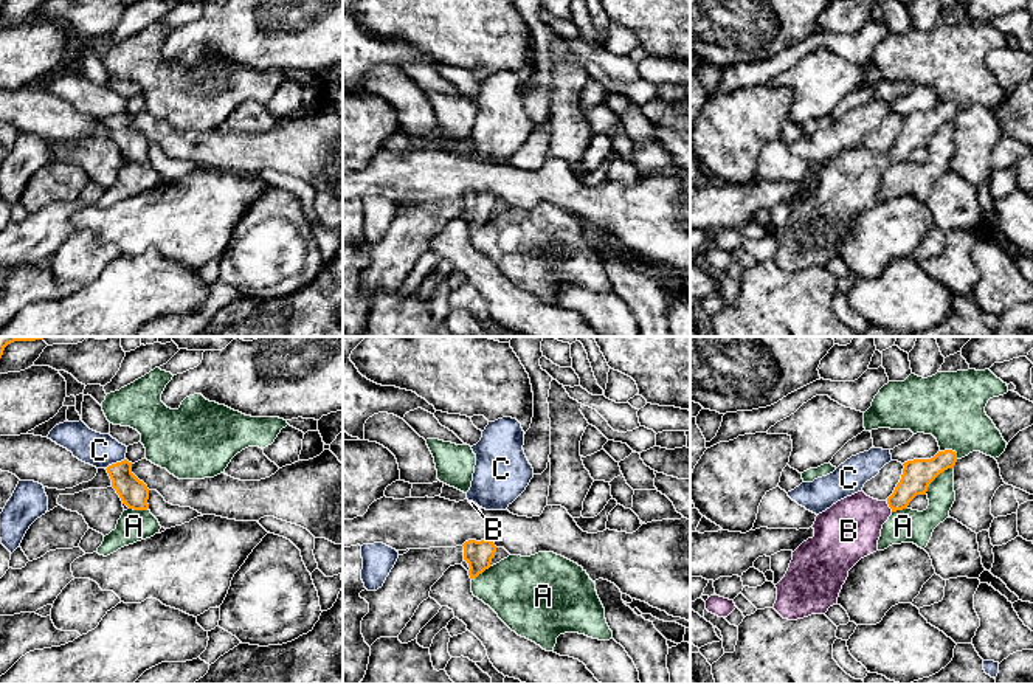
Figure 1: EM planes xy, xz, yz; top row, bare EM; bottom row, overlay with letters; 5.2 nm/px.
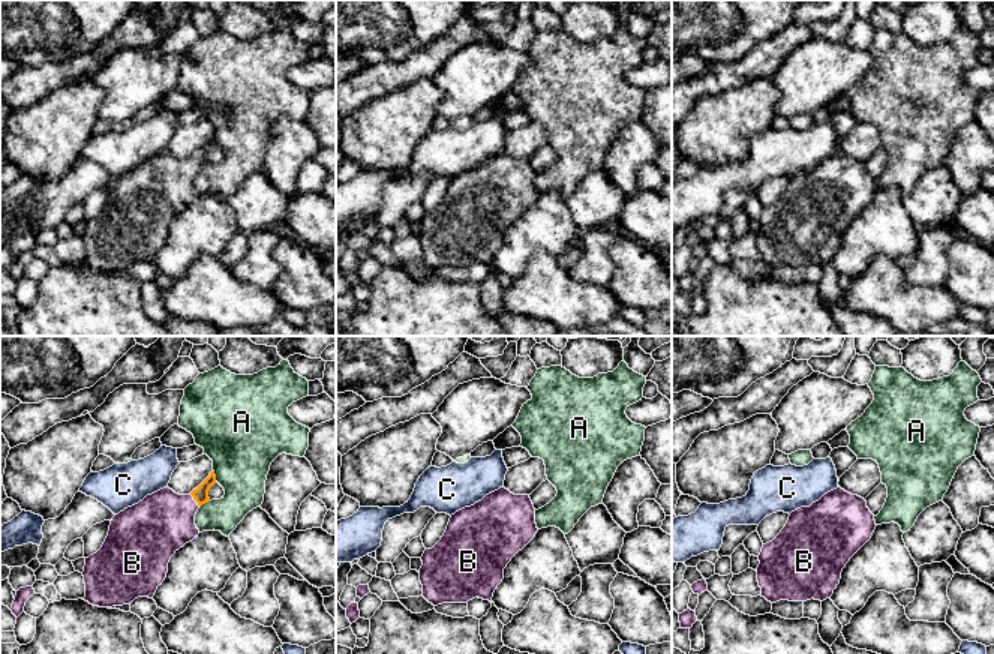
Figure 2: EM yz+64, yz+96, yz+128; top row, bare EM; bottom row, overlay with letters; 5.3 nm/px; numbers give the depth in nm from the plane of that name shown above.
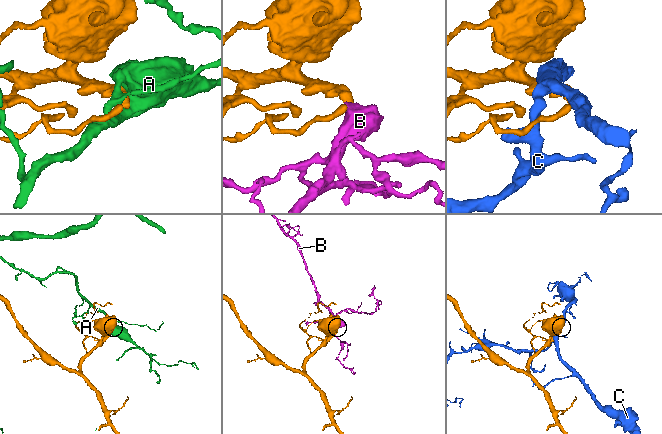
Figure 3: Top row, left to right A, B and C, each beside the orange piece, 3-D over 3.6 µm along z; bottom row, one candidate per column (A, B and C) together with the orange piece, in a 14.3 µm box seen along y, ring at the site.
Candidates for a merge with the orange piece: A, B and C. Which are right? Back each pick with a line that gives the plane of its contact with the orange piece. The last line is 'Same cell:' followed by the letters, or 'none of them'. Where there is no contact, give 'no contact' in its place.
B: meets orange in yz
Same cell: B

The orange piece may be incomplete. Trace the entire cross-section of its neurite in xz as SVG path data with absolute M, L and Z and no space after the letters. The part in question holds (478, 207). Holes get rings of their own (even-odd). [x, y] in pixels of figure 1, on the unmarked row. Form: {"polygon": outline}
{"polygon": "M468 192L464 197L464 212L468 216L470 231L476 231L485 222L490 220L492 211L495 209L496 199L490 192Z"}

